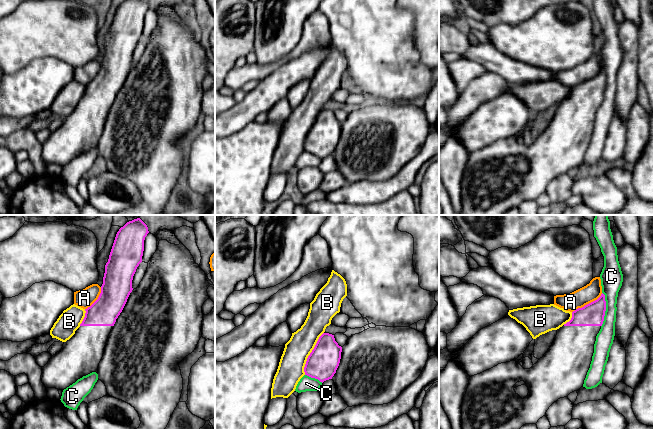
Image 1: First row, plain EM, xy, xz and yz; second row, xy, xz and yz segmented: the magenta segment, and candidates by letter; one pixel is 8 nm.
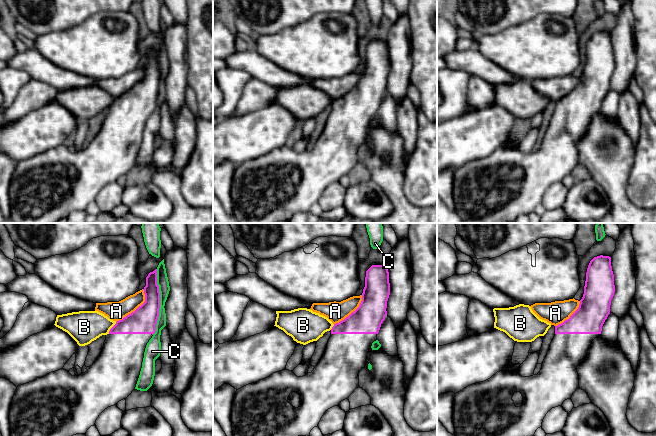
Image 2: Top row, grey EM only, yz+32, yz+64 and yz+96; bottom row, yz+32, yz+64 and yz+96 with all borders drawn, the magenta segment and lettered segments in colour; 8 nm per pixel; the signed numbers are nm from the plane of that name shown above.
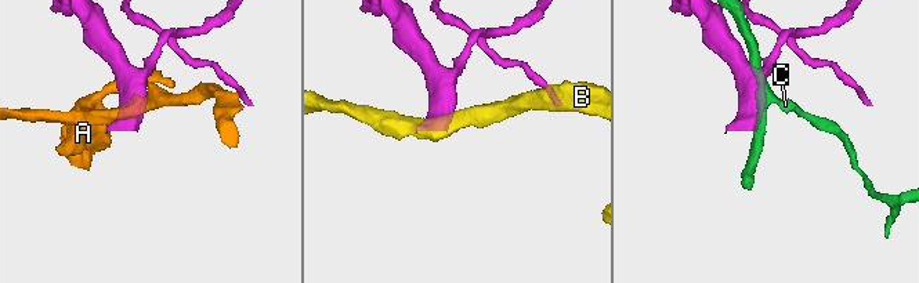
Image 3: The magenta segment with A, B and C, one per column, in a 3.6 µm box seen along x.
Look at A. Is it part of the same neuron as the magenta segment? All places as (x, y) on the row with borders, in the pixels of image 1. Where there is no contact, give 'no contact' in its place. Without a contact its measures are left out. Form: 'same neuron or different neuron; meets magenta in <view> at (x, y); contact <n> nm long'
different neuron; meets magenta in yz at (587, 304); contact 300 nm long

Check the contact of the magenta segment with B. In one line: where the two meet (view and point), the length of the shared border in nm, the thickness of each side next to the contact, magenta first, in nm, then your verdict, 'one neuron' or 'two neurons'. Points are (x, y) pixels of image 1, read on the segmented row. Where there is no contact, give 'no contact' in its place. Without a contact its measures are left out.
contact xz (310, 353); length 380 nm; calibres 260 and 200 nm; two neurons

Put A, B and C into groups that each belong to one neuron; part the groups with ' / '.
A / B / C

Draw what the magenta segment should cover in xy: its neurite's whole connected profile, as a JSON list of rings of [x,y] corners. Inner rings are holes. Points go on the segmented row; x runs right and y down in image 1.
[[[140,218],[127,222],[117,232],[105,265],[103,284],[98,299],[85,309],[85,317],[75,334],[64,342],[62,349],[42,367],[41,379],[46,388],[64,390],[83,376],[92,372],[98,374],[98,366],[103,357],[108,336],[133,290],[133,276],[142,262],[144,240],[148,233],[147,225]]]

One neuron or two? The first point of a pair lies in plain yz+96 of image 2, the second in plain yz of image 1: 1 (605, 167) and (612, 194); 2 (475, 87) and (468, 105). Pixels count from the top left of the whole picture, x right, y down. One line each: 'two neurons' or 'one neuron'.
1: two neurons
2: one neuron

